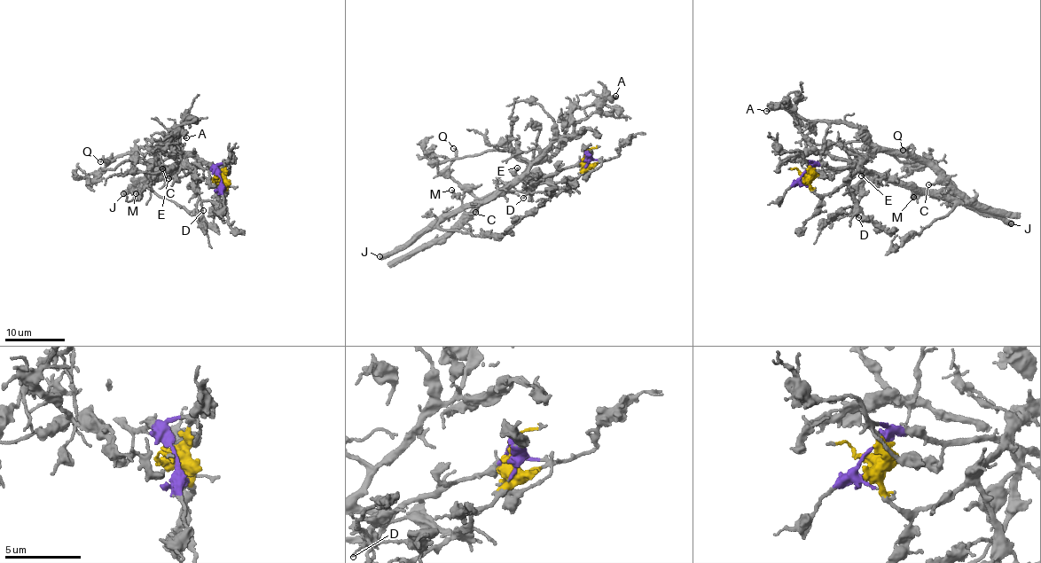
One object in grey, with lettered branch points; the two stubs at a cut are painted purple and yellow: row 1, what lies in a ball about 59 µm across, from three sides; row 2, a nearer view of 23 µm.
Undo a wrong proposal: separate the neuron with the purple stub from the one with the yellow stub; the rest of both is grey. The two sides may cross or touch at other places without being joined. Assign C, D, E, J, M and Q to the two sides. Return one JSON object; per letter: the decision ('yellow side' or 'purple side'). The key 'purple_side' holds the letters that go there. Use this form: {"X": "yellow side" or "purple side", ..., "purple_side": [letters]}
{"C": "yellow side", "D": "purple side", "E": "purple side", "J": "purple side", "M": "purple side", "Q": "yellow side", "purple_side": ["D", "E", "J", "M"]}

